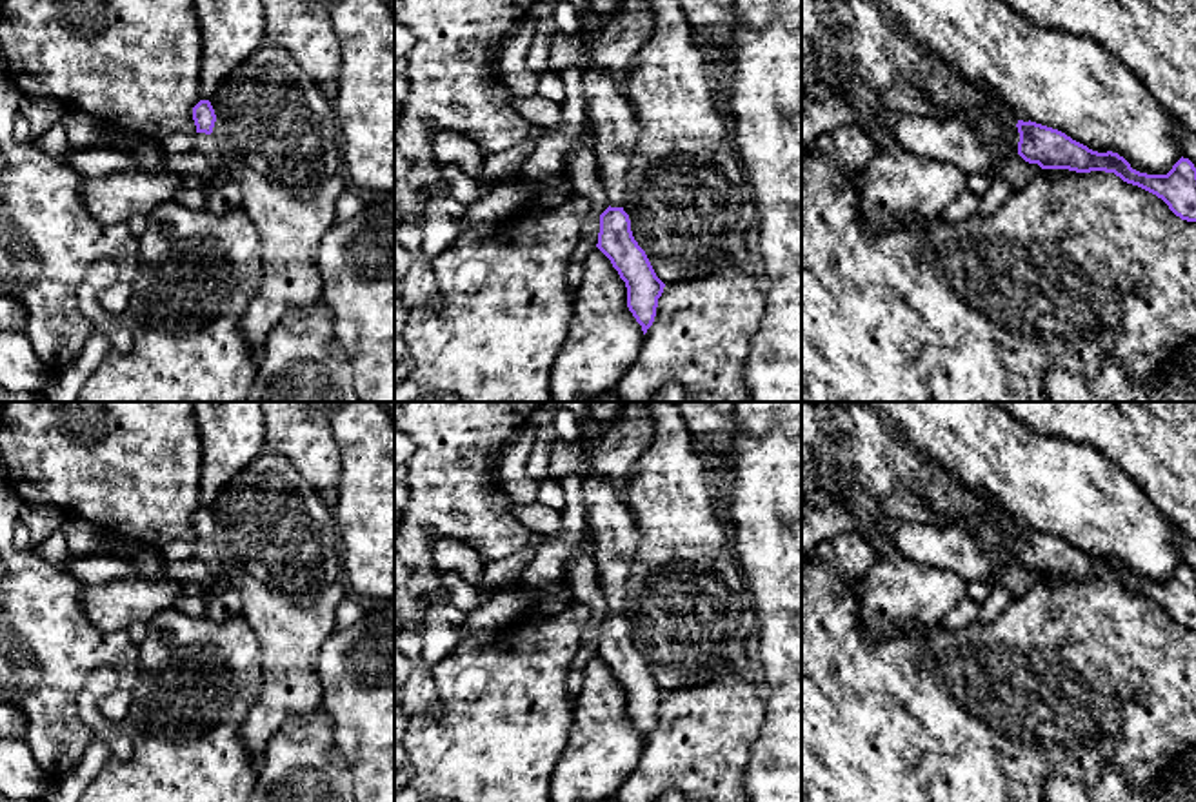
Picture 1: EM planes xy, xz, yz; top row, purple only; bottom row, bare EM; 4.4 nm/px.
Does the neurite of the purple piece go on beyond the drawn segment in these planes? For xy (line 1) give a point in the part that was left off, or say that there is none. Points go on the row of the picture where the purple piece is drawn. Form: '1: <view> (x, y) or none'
1: xy (204, 144)

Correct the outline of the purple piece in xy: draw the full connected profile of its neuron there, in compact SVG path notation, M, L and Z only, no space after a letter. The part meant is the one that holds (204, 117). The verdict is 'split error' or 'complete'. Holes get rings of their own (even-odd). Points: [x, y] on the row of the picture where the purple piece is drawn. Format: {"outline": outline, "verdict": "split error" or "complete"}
{"outline": "M200 100L193 107L193 120L196 125L196 133L193 135L194 151L198 151L207 160L207 165L213 173L218 173L224 162L216 140L211 135L216 122L216 115L209 100Z", "verdict": "split error"}

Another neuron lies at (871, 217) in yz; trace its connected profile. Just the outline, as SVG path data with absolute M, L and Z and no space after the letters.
M880 149L860 173L860 216L865 233L898 226L905 216L932 218L963 191L967 173L949 162Z

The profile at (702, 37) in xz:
M703 27L703 29L698 29L696 35L694 35L694 44L698 44L700 47L705 47L709 53L711 53L711 58L716 58L720 60L722 64L725 64L725 55L729 51L729 44L718 47L713 38L711 38L711 33L709 33L709 27Z

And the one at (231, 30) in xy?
M194 0L202 33L200 95L209 100L265 36L262 0Z

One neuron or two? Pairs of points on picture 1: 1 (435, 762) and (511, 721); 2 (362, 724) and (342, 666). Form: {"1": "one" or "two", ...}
{"1": "one", "2": "one"}

